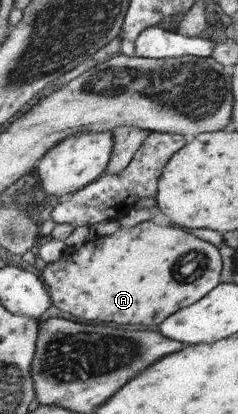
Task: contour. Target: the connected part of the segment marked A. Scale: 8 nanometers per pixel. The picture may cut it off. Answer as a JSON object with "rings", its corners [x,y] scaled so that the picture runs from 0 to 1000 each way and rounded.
{"rings":[[[630,529],[550,551],[504,551],[466,568],[387,572],[298,614],[294,628],[193,638],[172,664],[206,693],[223,734],[328,773],[487,778],[513,787],[672,787],[714,761],[824,734],[920,691],[933,635],[924,601],[899,589],[756,548],[693,546],[668,529]]]}

